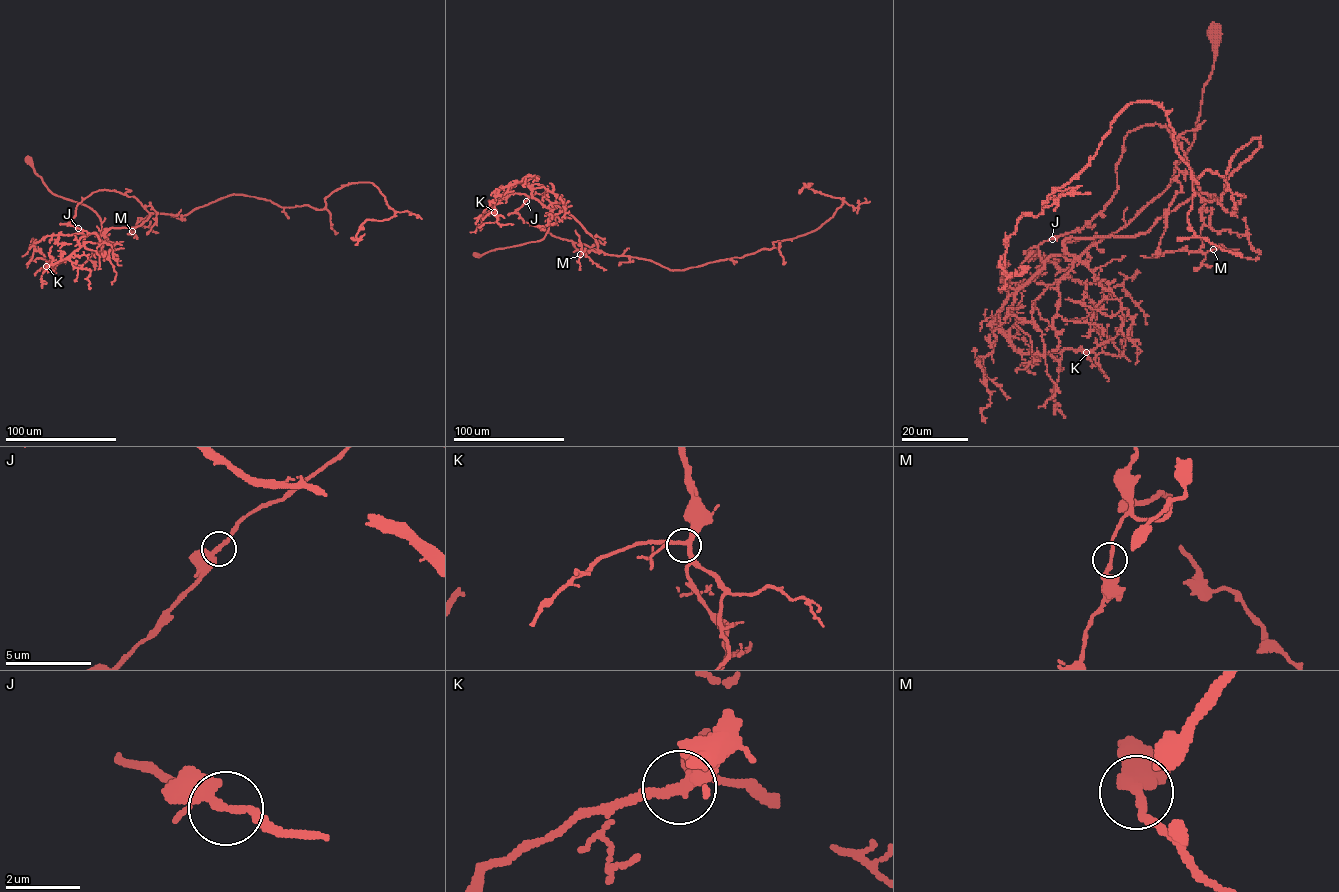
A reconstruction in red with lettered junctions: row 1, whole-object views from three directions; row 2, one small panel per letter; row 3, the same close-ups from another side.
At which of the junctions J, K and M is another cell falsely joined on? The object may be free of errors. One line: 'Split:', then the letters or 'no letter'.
Split: no letter

